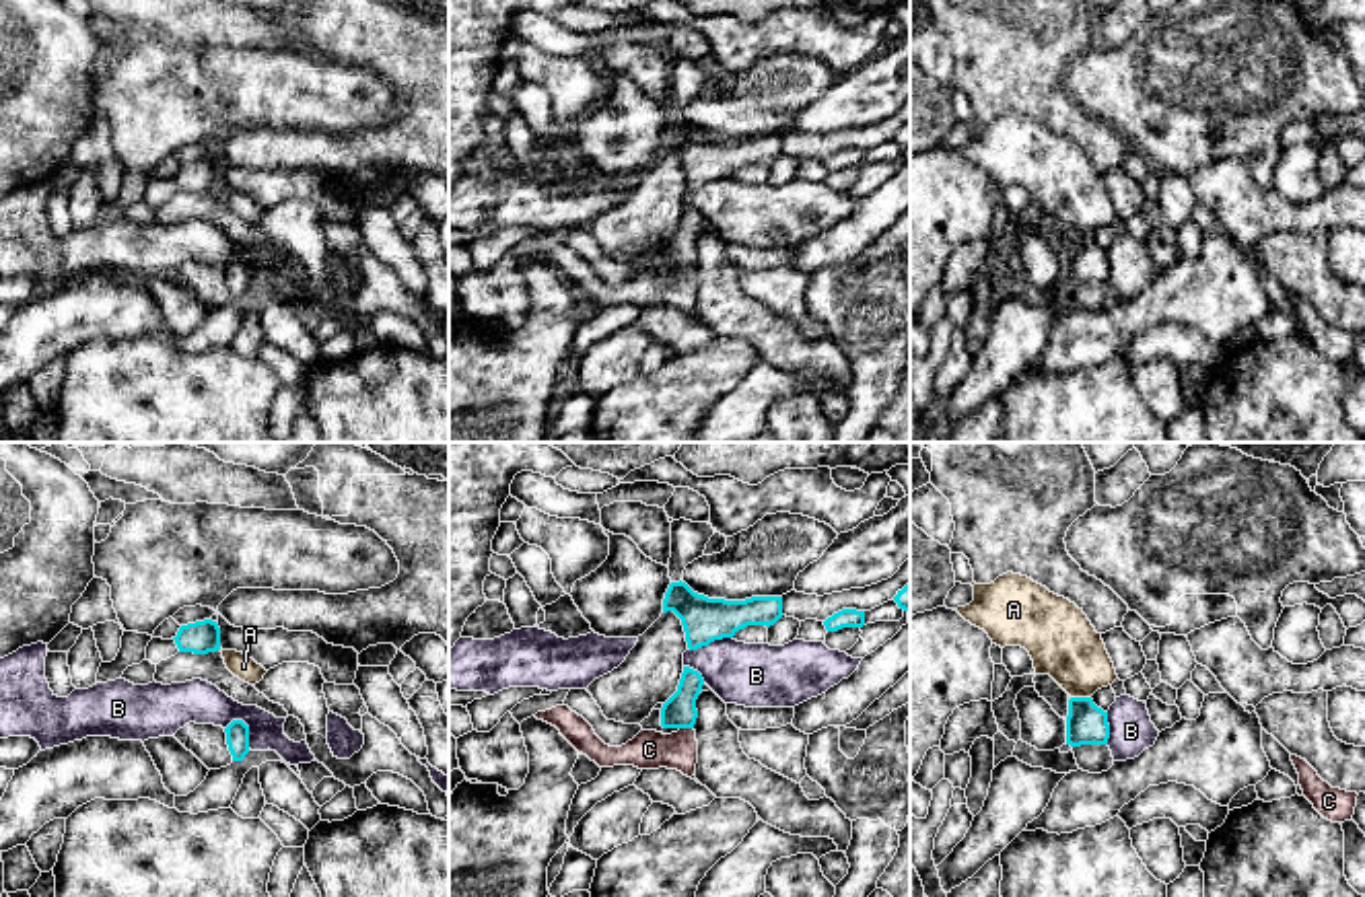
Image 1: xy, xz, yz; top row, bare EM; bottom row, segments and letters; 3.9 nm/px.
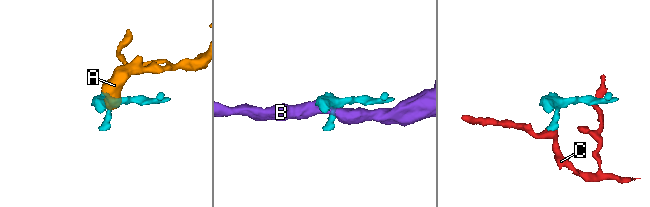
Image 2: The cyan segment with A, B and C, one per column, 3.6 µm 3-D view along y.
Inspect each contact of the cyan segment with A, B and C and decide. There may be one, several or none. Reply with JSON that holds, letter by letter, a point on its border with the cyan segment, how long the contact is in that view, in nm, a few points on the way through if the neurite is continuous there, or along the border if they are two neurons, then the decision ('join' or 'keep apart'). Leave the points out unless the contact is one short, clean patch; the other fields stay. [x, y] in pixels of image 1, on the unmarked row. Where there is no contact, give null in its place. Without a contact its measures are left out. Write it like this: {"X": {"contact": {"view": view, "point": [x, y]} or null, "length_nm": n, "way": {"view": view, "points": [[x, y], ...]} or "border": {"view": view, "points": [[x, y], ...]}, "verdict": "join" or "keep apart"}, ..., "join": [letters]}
{"A": {"contact": {"view": "yz", "point": [1081, 237]}, "length_nm": 80, "border": {"view": "yz", "points": [[1071, 235], [1090, 237]]}, "verdict": "keep apart"}, "B": {"contact": {"view": "xy", "point": [248, 270]}, "length_nm": 140, "verdict": "keep apart"}, "C": {"contact": {"view": "xz", "point": [686, 266]}, "length_nm": 60, "way": {"view": "xz", "points": [[680, 249], [686, 266], [668, 289], [649, 289]]}, "verdict": "join"}, "join": ["C"]}

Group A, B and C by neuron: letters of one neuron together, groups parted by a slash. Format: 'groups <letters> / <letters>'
groups A B / C

